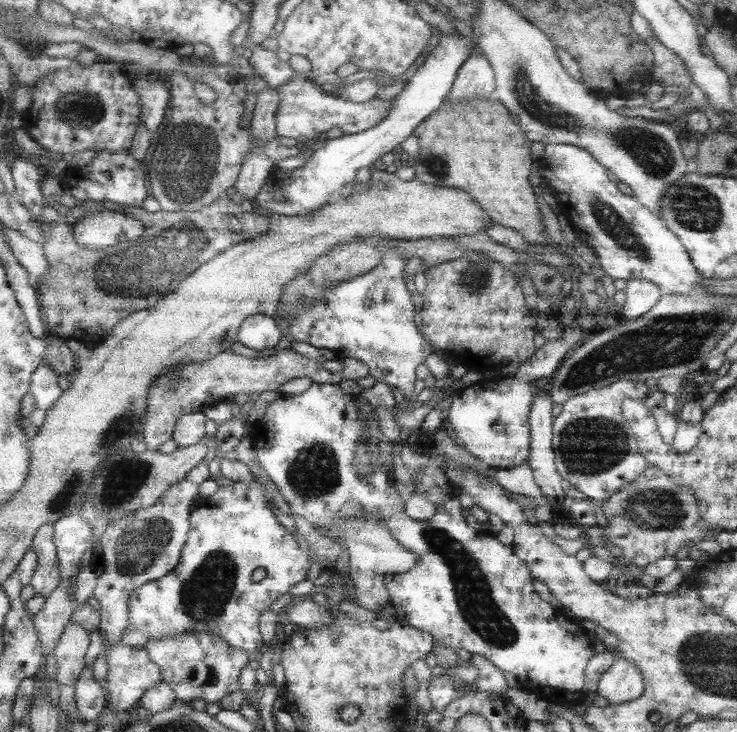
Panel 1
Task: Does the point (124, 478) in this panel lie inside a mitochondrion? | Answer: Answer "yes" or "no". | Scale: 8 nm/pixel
yes

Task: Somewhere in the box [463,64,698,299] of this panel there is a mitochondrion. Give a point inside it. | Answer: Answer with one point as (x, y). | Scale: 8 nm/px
(654, 154)

